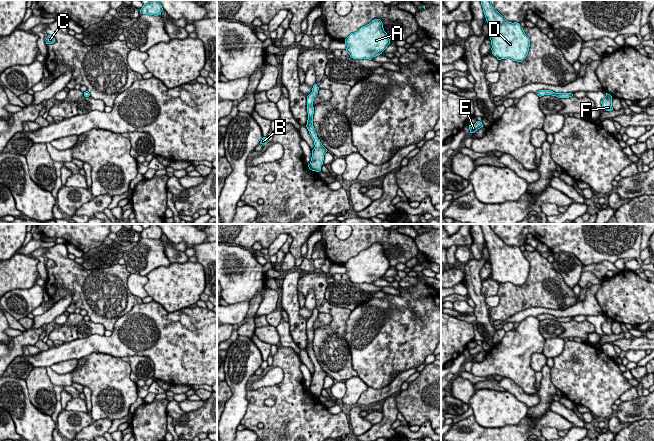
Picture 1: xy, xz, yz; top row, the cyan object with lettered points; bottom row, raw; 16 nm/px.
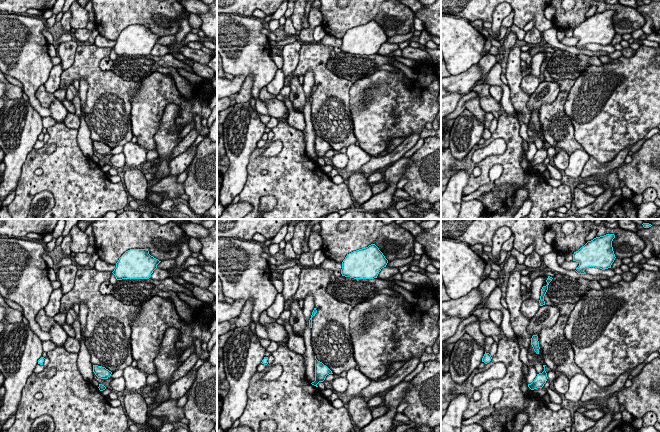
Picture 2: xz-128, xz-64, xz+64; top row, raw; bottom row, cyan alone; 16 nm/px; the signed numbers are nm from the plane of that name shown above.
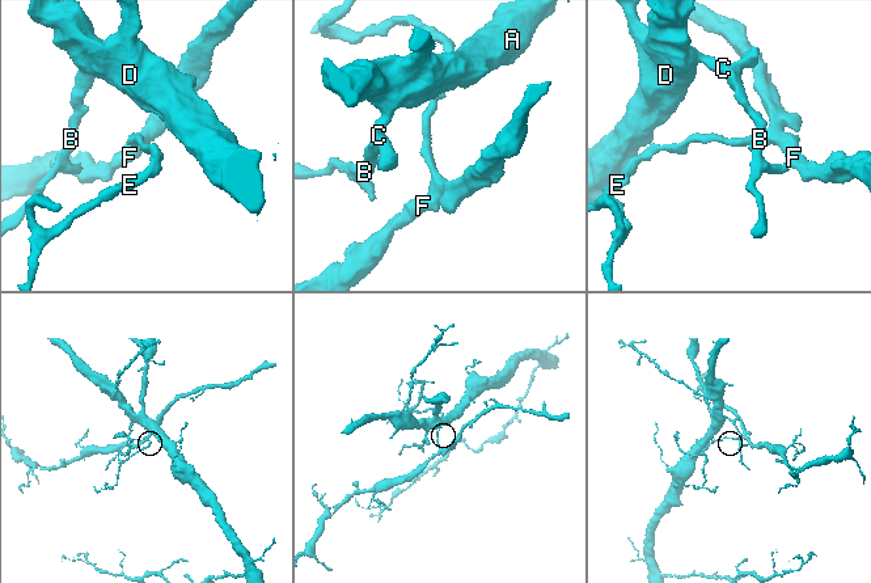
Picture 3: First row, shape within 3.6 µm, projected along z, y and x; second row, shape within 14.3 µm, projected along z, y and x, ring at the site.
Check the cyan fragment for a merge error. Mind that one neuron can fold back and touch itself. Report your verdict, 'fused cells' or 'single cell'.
fused cells

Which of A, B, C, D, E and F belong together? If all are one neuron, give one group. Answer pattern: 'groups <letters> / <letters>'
groups A B C D E / F

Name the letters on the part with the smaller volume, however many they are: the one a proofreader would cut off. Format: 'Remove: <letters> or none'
Remove: F

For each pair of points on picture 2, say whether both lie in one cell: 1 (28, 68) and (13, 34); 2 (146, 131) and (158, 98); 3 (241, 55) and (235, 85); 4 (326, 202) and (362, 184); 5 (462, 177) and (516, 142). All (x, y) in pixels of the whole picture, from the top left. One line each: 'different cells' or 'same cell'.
1: same cell
2: same cell
3: different cells
4: different cells
5: different cells

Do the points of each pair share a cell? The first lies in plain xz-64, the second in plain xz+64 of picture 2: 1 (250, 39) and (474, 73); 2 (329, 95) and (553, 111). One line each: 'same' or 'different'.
1: different
2: same

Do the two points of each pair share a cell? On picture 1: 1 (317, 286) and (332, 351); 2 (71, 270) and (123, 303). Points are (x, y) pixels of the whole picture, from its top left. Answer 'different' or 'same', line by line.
1: same
2: same

